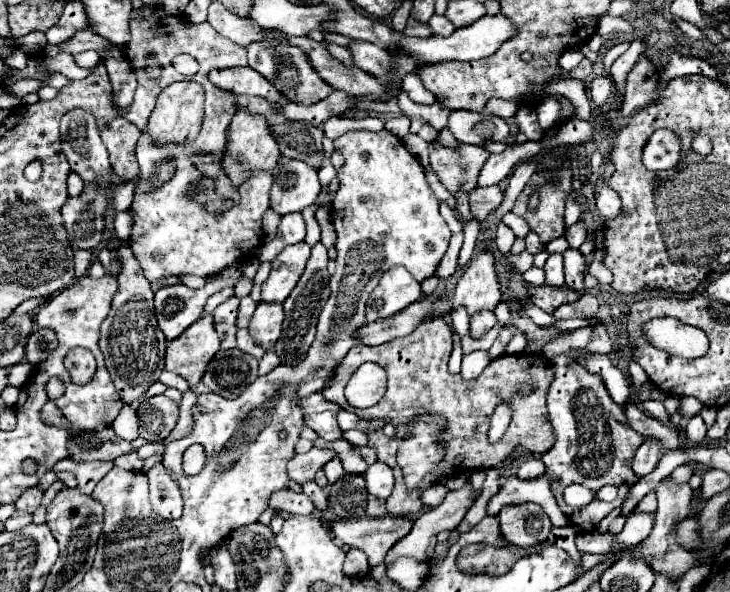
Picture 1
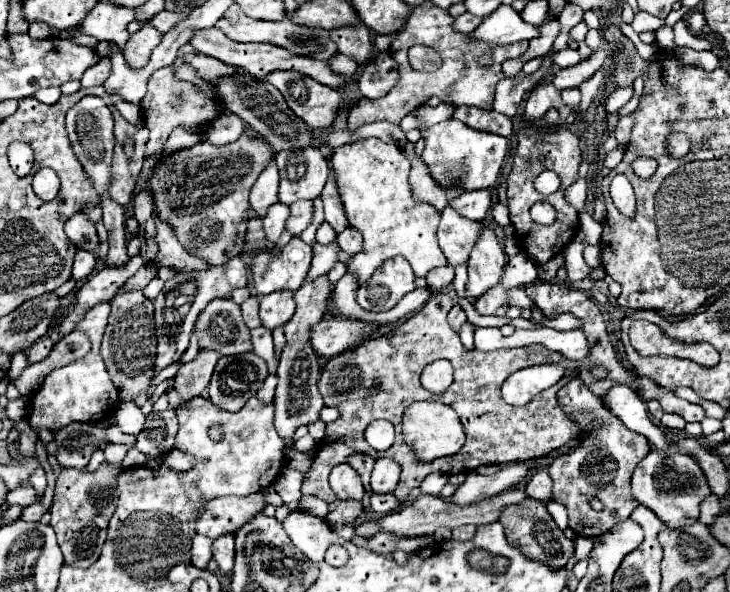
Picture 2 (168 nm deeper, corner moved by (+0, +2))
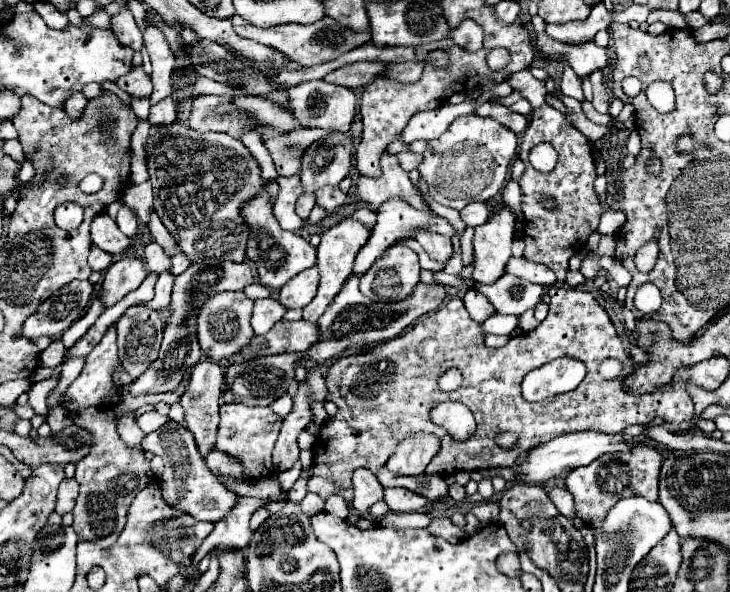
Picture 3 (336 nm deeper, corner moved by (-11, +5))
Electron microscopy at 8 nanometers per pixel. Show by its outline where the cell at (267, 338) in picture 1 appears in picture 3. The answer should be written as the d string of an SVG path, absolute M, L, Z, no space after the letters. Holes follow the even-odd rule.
M311 266L311 270L303 270L303 274L297 274L295 278L291 278L291 282L287 282L287 286L281 288L279 302L287 308L305 308L313 300L317 286L319 270Z

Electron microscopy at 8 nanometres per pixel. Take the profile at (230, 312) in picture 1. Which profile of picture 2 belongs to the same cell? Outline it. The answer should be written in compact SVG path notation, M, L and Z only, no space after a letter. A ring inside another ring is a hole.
M214 299L198 315L198 345L214 349L220 355L240 355L252 351L250 329L244 325L240 305L232 299Z

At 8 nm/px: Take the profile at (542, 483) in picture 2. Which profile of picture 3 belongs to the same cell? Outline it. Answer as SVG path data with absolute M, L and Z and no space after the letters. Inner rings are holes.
M553 488L553 490L549 490L549 498L557 506L559 514L563 514L565 518L575 518L573 496L567 492L567 488Z

